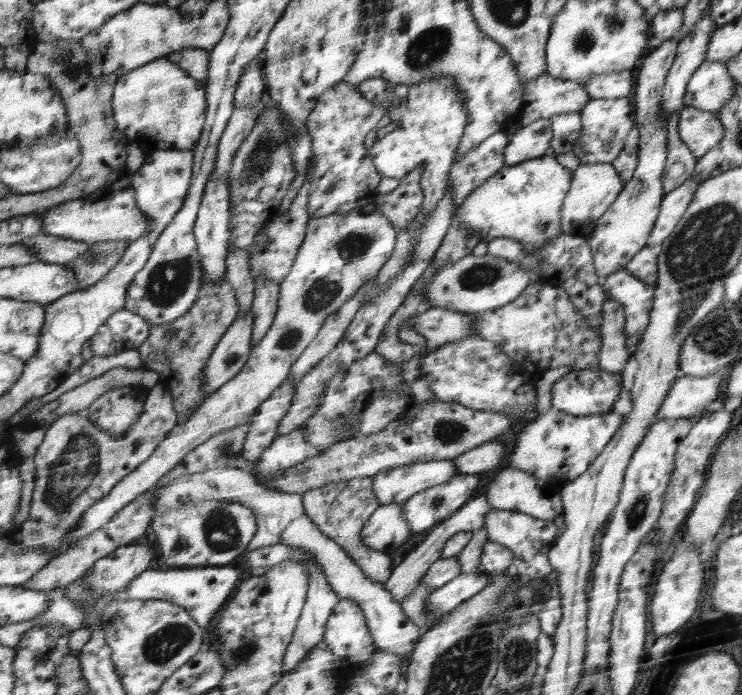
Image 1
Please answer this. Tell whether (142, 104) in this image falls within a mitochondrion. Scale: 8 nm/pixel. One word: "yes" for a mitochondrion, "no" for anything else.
no

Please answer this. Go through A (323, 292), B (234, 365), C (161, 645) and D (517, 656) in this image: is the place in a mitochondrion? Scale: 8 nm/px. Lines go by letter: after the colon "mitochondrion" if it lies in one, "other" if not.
A: mitochondrion
B: other
C: mitochondrion
D: mitochondrion

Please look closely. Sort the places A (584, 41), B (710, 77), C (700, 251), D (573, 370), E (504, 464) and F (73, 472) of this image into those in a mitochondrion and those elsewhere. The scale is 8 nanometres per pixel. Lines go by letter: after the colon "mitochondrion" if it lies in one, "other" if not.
A: mitochondrion
B: other
C: mitochondrion
D: other
E: other
F: mitochondrion

